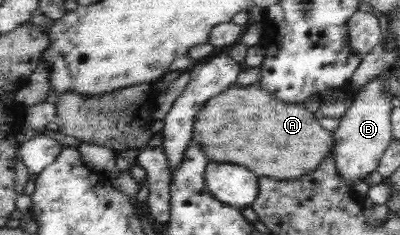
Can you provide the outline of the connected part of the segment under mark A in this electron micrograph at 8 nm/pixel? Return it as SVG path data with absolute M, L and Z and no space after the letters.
M235 82L229 86L229 90L207 100L201 112L197 113L193 122L192 142L205 150L209 162L243 164L245 168L251 168L251 172L255 172L257 176L294 180L315 171L325 156L331 154L334 136L319 125L315 114L307 110L307 104L283 104L281 100L275 100L263 91L259 82L243 88L239 88Z

